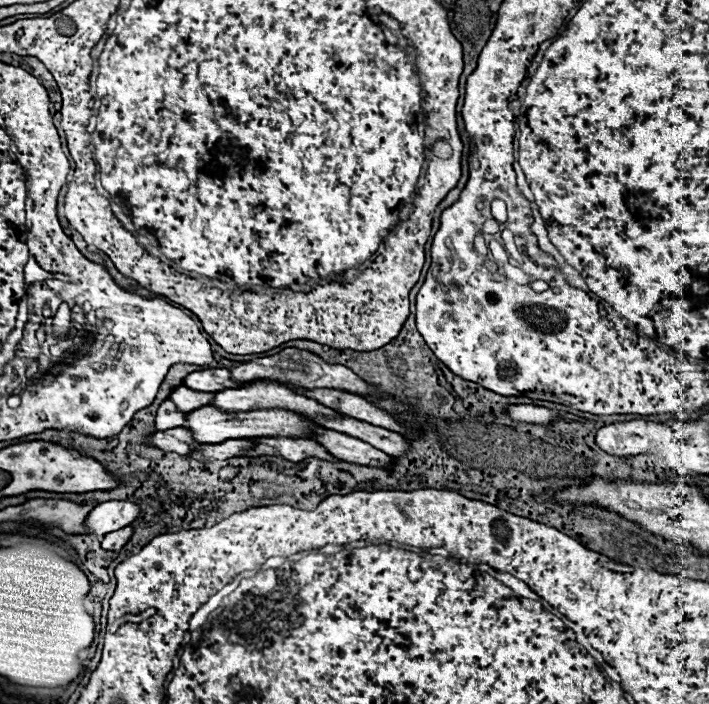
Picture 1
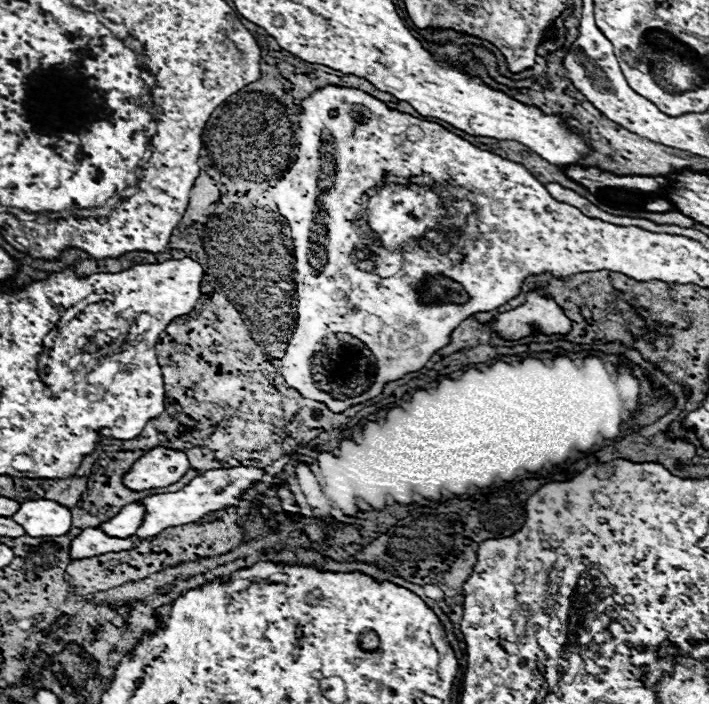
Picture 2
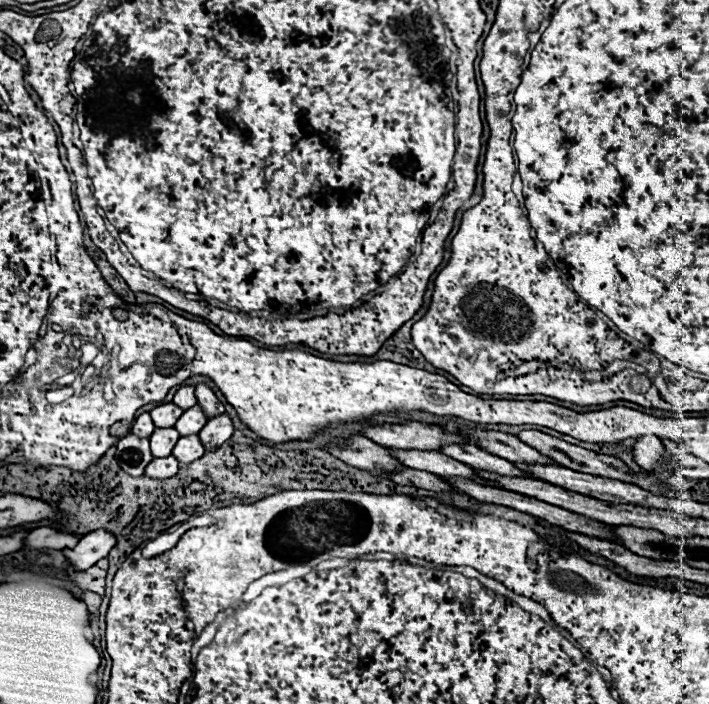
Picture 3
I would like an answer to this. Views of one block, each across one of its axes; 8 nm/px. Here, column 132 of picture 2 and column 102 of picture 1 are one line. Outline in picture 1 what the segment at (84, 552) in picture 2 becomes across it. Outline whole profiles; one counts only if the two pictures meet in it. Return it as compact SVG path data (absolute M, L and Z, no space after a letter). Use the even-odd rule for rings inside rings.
M132 526L122 528L122 530L114 532L114 534L106 534L106 536L102 538L102 548L104 548L104 550L110 550L110 552L118 552L118 550L122 550L122 546L132 538L132 534L134 534L134 528L132 528Z

